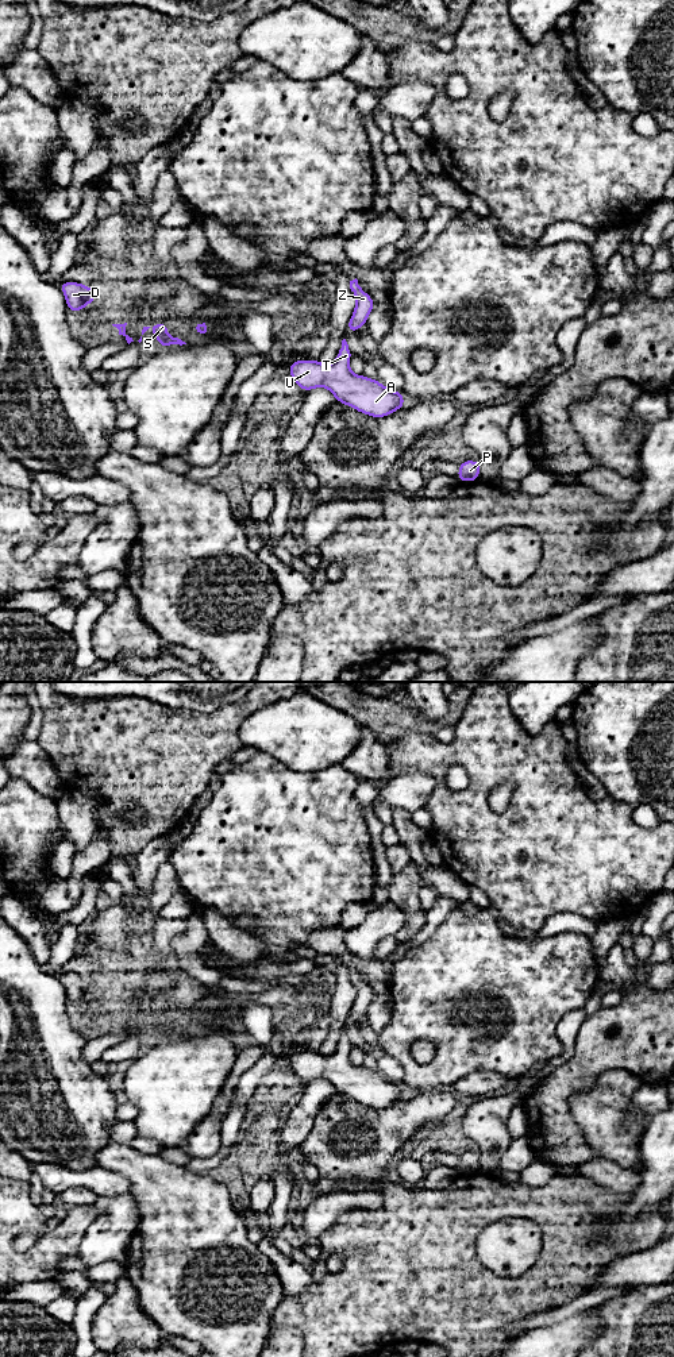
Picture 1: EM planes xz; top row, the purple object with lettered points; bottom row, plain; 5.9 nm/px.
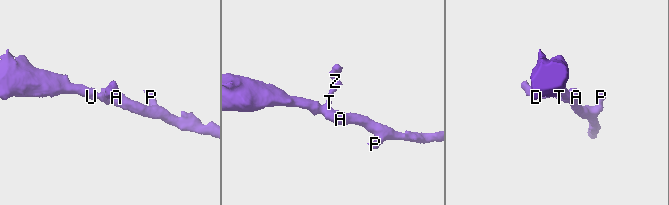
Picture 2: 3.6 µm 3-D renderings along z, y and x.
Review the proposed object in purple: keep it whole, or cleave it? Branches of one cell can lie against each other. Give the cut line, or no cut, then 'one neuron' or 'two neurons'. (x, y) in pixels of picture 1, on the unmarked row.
no cut | one neuron

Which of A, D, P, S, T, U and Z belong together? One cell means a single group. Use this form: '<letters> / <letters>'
A D P S T U Z

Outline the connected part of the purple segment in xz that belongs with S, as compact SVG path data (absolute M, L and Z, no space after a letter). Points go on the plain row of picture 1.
M165 1013L154 1015L154 1017L151 1018L151 1021L153 1021L154 1029L161 1033L159 1040L165 1040L165 1038L167 1038L167 1037L170 1037L170 1036L180 1036L180 1037L186 1036L186 1034L182 1033L181 1030L178 1030L178 1029L172 1029L172 1028L169 1028L169 1026L166 1025L167 1017L166 1017Z

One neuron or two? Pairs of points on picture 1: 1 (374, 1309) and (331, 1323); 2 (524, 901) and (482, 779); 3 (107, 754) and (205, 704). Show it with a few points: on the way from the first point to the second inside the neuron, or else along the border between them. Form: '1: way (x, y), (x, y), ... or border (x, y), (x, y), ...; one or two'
1: way (364, 1309), (342, 1317); one
2: way (517, 871), (480, 833), (480, 809); one
3: border (161, 702), (201, 712), (223, 706); two

